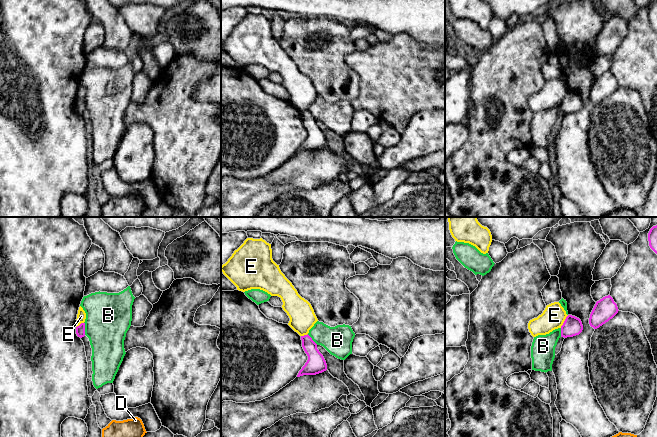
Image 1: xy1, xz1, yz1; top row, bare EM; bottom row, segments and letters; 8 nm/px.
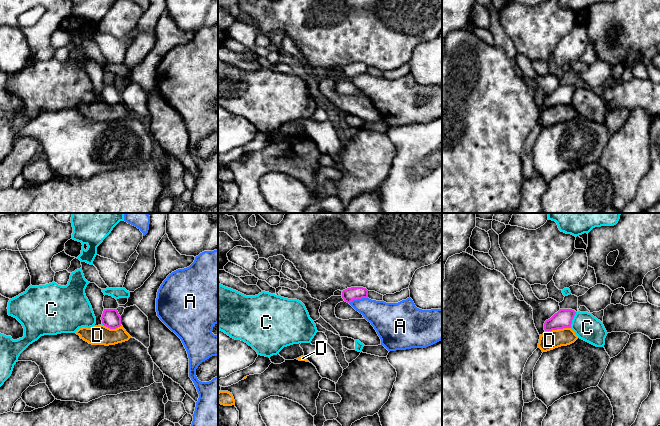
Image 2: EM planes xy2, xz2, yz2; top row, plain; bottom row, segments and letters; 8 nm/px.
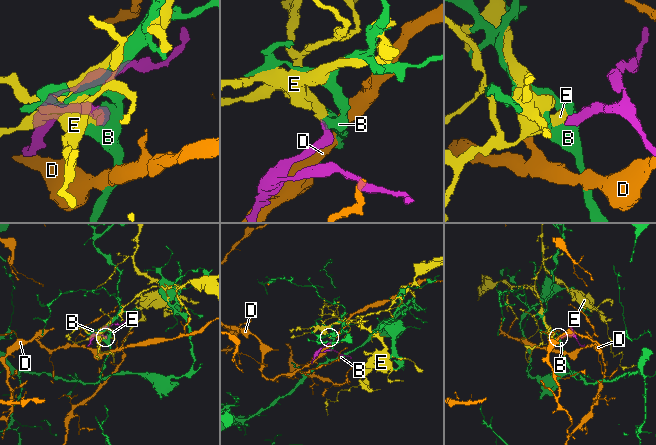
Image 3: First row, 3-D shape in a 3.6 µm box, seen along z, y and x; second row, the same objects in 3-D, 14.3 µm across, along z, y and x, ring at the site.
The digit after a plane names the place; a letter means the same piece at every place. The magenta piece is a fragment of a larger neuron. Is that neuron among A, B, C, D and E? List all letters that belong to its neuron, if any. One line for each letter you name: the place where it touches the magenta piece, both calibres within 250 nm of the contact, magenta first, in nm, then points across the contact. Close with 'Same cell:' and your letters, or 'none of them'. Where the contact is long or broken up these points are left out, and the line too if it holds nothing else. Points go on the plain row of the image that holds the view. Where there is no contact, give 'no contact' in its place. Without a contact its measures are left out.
Same cell: none of them

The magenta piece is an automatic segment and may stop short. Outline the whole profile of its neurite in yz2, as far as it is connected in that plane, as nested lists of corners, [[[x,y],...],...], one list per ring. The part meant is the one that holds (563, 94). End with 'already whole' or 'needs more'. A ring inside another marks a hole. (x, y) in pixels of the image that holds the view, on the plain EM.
[[[560,85],[544,99],[545,107],[552,107],[563,104],[571,104],[572,96],[576,88],[572,85]]] | already whole

